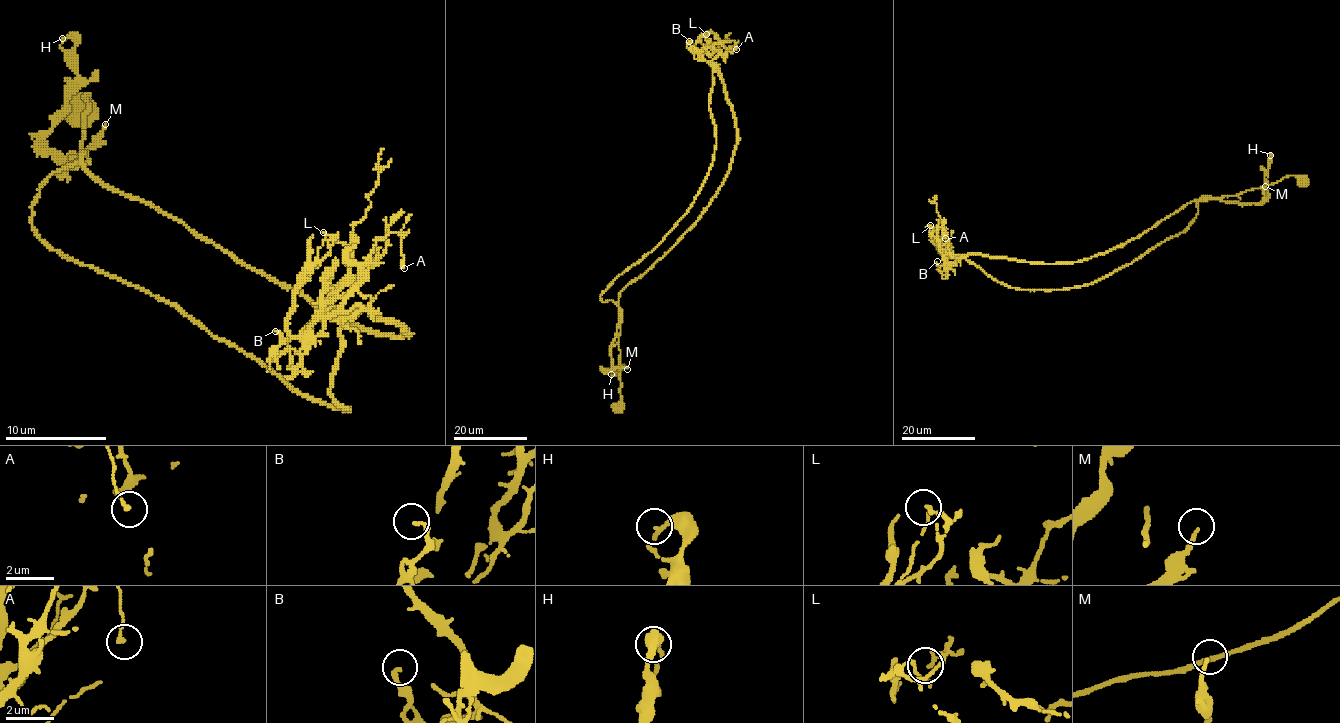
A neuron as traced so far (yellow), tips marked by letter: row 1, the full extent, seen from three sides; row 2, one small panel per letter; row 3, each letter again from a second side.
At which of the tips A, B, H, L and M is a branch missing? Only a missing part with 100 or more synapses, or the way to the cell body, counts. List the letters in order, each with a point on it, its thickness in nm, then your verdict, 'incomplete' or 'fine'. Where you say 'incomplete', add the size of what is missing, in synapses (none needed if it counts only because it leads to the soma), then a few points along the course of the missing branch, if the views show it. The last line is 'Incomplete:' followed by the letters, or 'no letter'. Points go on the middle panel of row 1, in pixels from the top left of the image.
A: (736, 49) | 140 nm | fine
B: (689, 41) | 180 nm | fine
H: (611, 374) | 300 nm | fine
L: (706, 34) | 180 nm | fine
M: (627, 369) | 140 nm | fine
Incomplete: no letter

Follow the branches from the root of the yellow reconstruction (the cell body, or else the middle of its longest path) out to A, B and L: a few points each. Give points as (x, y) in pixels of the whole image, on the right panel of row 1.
A: (1304, 182), (1286, 176), (1200, 197), (1074, 262), (952, 257), (940, 248), (937, 225), (945, 238)
B: (1304, 182), (1286, 176), (1231, 196), (1200, 197), (1137, 237), (1080, 261), (966, 254), (943, 271), (937, 261)
L: (1304, 182), (1286, 176), (1231, 196), (1200, 197), (1137, 237), (1074, 262), (966, 254), (949, 263), (930, 225)

